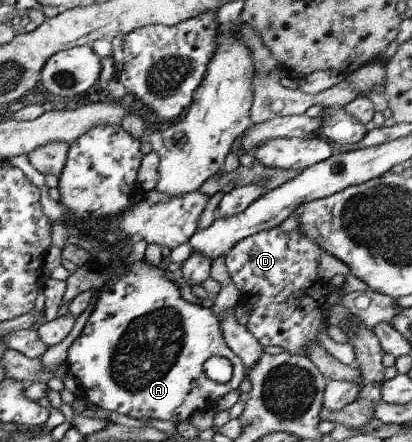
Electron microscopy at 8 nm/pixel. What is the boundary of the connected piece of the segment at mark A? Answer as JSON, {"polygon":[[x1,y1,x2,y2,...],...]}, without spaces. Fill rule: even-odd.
{"polygon":[[143,260,124,266,125,273,121,275,109,273,109,279,113,281,99,291,81,333,69,345,64,360,68,371,86,400,98,408,141,421,189,421,195,411,210,405,214,407,219,398,237,389,243,379,243,365,225,343,219,321,209,308,184,301,175,285,165,279,164,271,157,266,148,265],[218,354,226,356,233,365,231,379,226,383,215,383,203,375,201,365,211,355]]}

